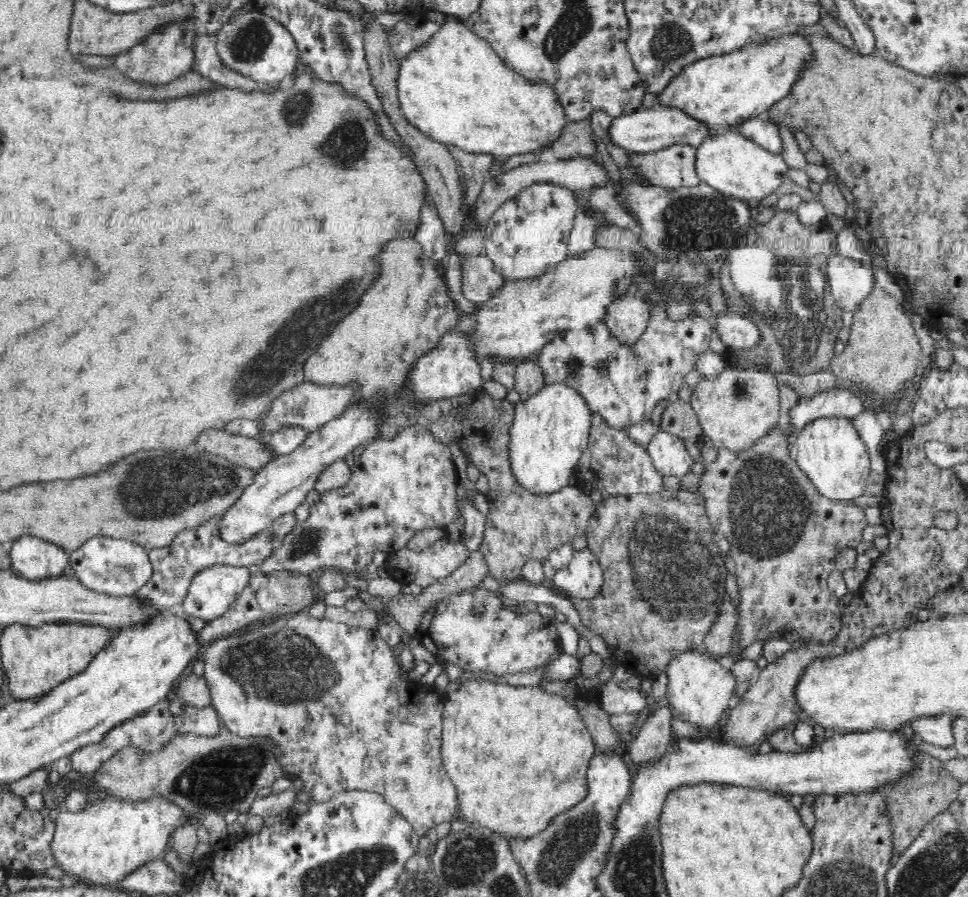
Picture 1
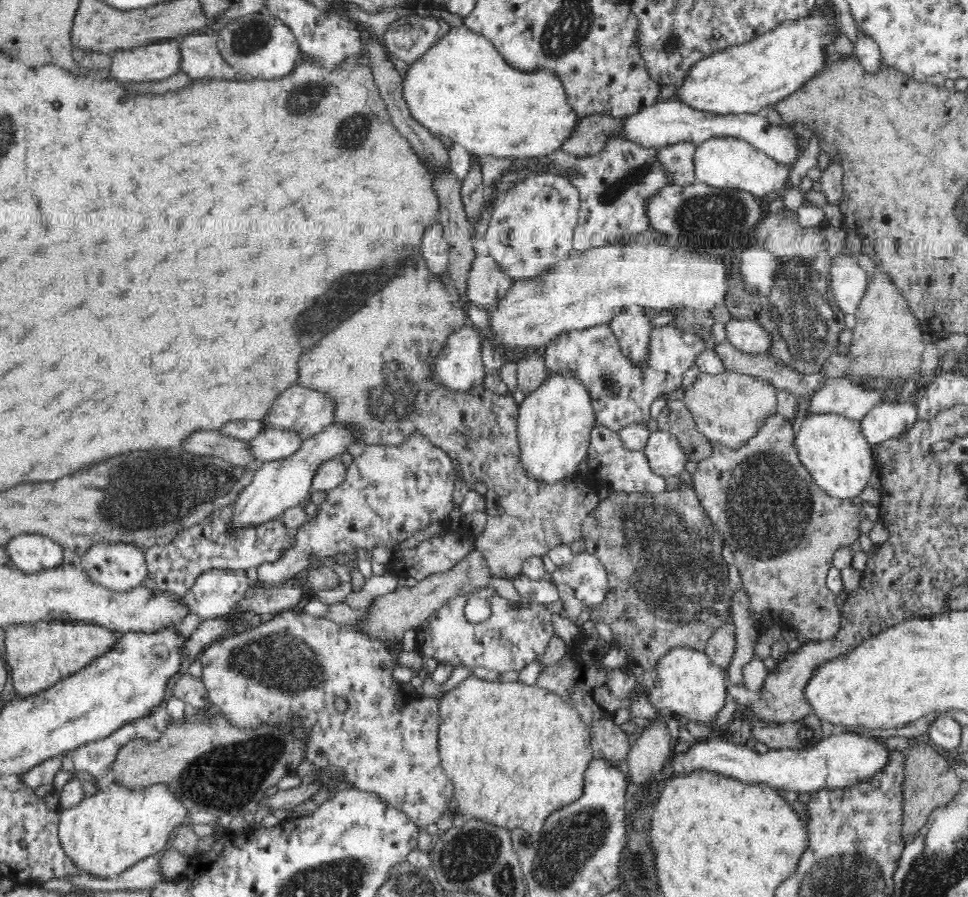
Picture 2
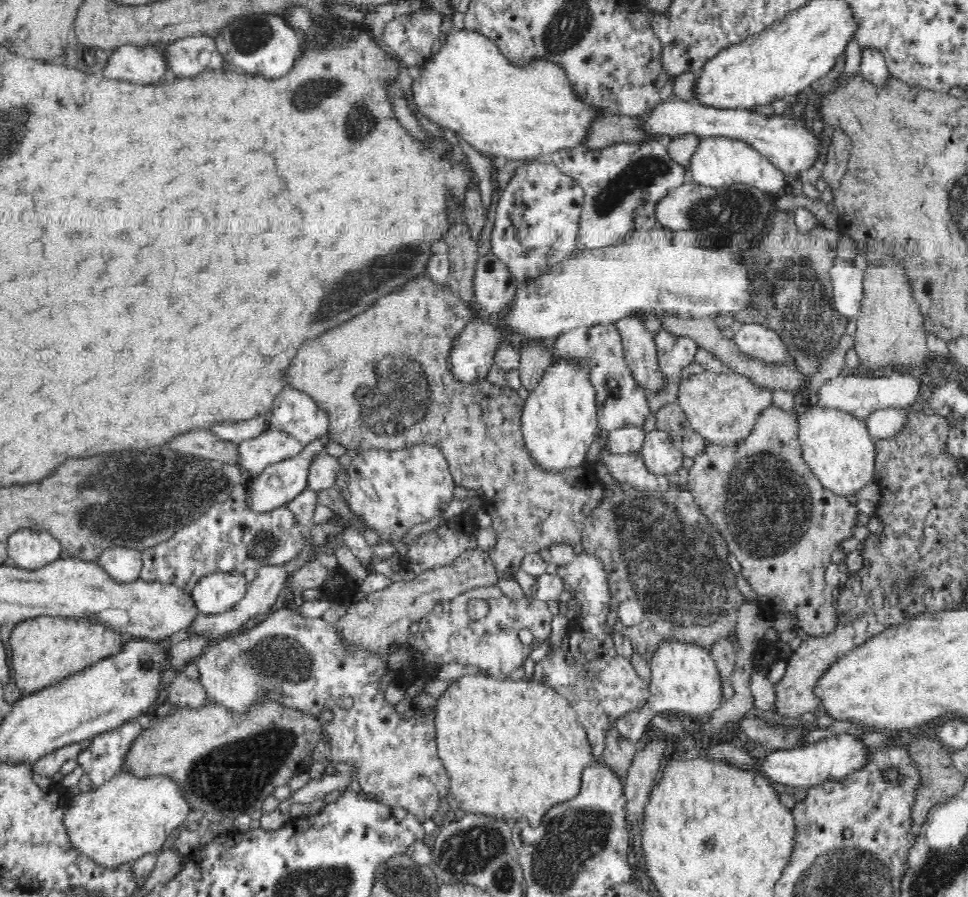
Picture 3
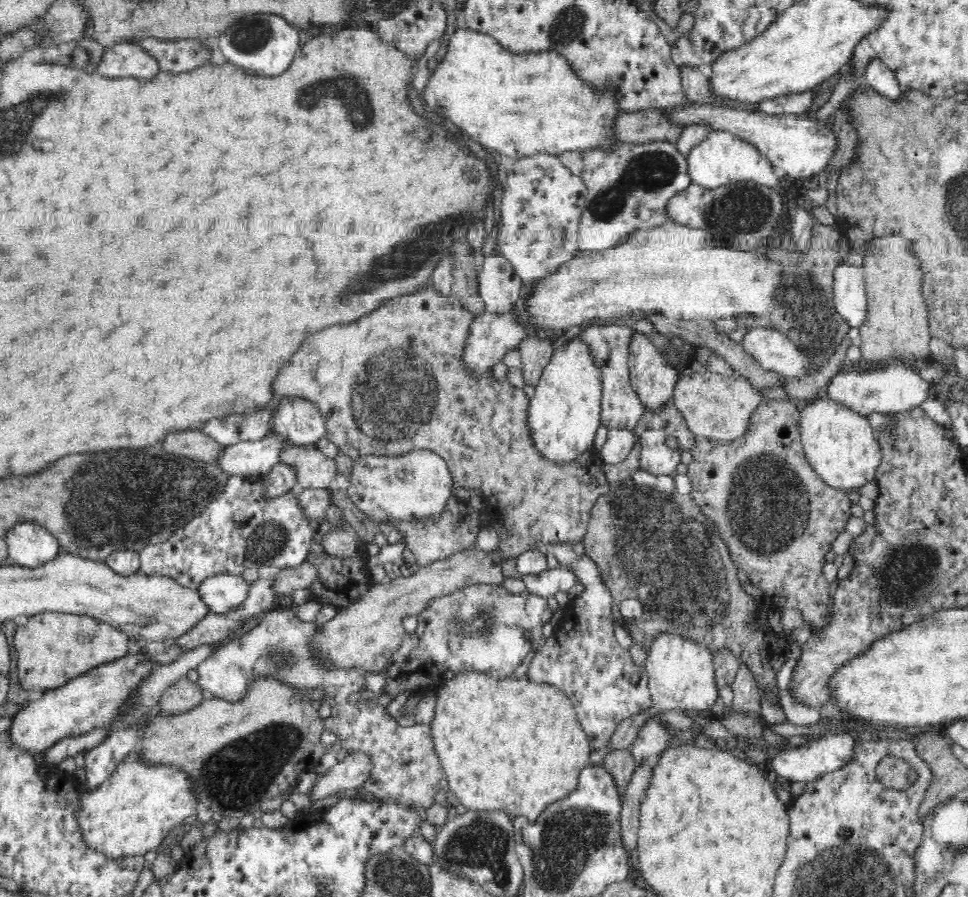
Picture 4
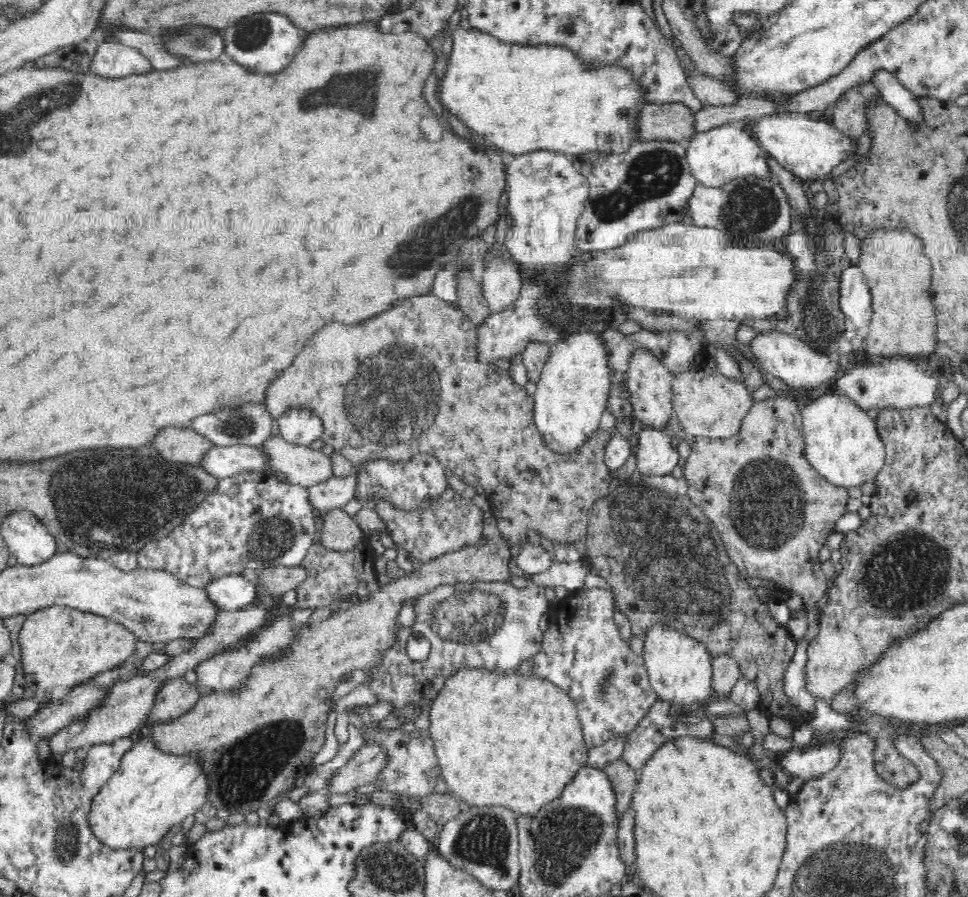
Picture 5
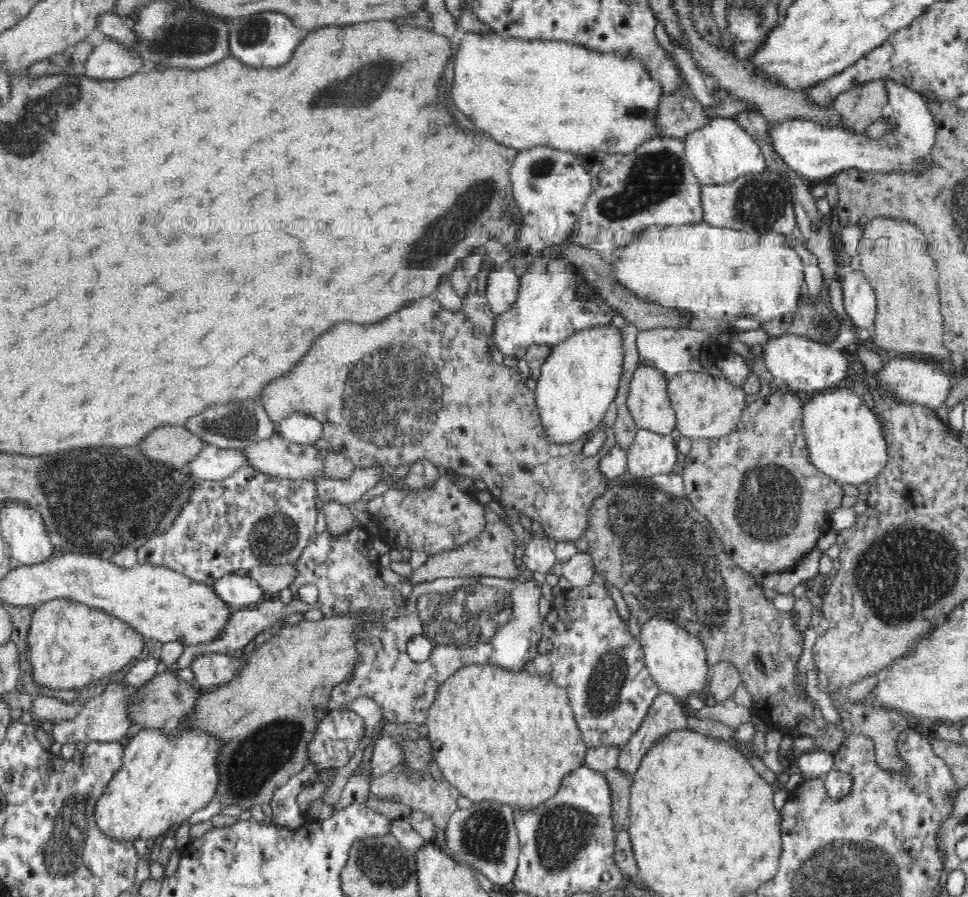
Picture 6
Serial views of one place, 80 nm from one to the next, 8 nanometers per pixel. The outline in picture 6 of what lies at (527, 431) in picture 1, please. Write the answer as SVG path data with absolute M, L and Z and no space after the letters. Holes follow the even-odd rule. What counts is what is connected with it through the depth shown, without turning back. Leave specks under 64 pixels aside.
M620 321L596 325L572 334L563 342L551 347L548 358L540 369L535 387L536 404L546 433L557 443L573 443L583 434L592 431L603 421L610 404L616 400L618 386L624 376L624 338L620 332Z

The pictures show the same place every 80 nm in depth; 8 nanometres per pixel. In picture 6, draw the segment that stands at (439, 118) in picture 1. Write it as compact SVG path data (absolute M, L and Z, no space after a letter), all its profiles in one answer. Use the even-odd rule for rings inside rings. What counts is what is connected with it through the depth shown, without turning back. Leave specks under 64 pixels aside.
M465 32L462 42L458 45L458 52L453 58L456 76L453 77L452 98L460 112L464 112L478 128L490 132L492 137L500 143L517 148L518 150L528 150L530 147L546 145L558 150L565 150L584 156L593 153L612 153L612 154L630 154L644 142L653 138L660 137L660 125L658 125L658 114L660 114L660 101L664 95L662 81L650 73L650 66L646 65L644 59L636 54L624 53L618 51L599 51L577 45L565 40L542 40L542 39L521 39L516 37L504 38L498 34L476 34Z

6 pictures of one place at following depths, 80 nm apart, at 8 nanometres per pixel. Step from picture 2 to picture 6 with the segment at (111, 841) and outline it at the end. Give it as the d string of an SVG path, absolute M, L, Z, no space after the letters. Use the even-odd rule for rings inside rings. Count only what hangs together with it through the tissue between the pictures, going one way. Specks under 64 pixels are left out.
M202 726L137 728L123 743L122 764L96 802L95 818L102 832L122 841L134 842L138 838L159 840L170 828L181 825L193 813L214 800L220 786L218 759L226 747L226 742L218 734L210 733Z

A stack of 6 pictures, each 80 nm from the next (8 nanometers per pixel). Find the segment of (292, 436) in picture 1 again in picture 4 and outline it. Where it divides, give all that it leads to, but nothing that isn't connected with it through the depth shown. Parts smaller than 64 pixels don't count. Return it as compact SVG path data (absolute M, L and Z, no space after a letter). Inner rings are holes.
M273 432L258 442L238 442L225 446L210 463L228 477L265 476L279 462L279 448L287 441Z

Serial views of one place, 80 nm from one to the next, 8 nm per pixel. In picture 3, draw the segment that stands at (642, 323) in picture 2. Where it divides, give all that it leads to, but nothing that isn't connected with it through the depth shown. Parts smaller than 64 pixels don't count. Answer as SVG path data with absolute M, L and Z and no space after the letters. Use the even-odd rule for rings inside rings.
M640 315L622 317L613 325L612 330L618 332L623 339L623 356L626 357L628 368L631 370L634 380L647 398L658 396L660 392L668 390L668 386L673 383L668 384L668 379L660 367L654 334L650 333L644 326L643 318Z

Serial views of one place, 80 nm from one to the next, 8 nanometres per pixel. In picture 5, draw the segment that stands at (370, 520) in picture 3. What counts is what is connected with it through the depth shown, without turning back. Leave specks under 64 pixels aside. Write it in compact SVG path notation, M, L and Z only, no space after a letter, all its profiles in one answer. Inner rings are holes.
M418 454L403 462L374 460L356 469L359 474L357 498L369 502L384 498L398 506L411 507L437 499L448 486L444 466L429 454Z

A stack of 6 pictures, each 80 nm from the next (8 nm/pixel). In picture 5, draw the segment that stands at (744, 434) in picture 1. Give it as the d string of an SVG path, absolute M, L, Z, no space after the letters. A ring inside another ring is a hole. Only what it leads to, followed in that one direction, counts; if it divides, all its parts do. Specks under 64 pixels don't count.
M702 370L677 373L671 380L673 414L678 419L687 439L708 437L728 438L740 430L740 425L754 399L744 382L718 372L708 374Z

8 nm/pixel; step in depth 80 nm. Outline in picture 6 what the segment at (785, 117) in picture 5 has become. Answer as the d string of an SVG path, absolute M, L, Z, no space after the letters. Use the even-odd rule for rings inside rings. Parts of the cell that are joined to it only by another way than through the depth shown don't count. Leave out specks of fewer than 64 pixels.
M884 78L888 87L888 114L892 127L877 141L850 128L820 126L807 120L788 120L770 126L772 143L786 164L806 182L830 178L841 171L856 169L866 174L924 174L934 166L937 122L920 92Z

